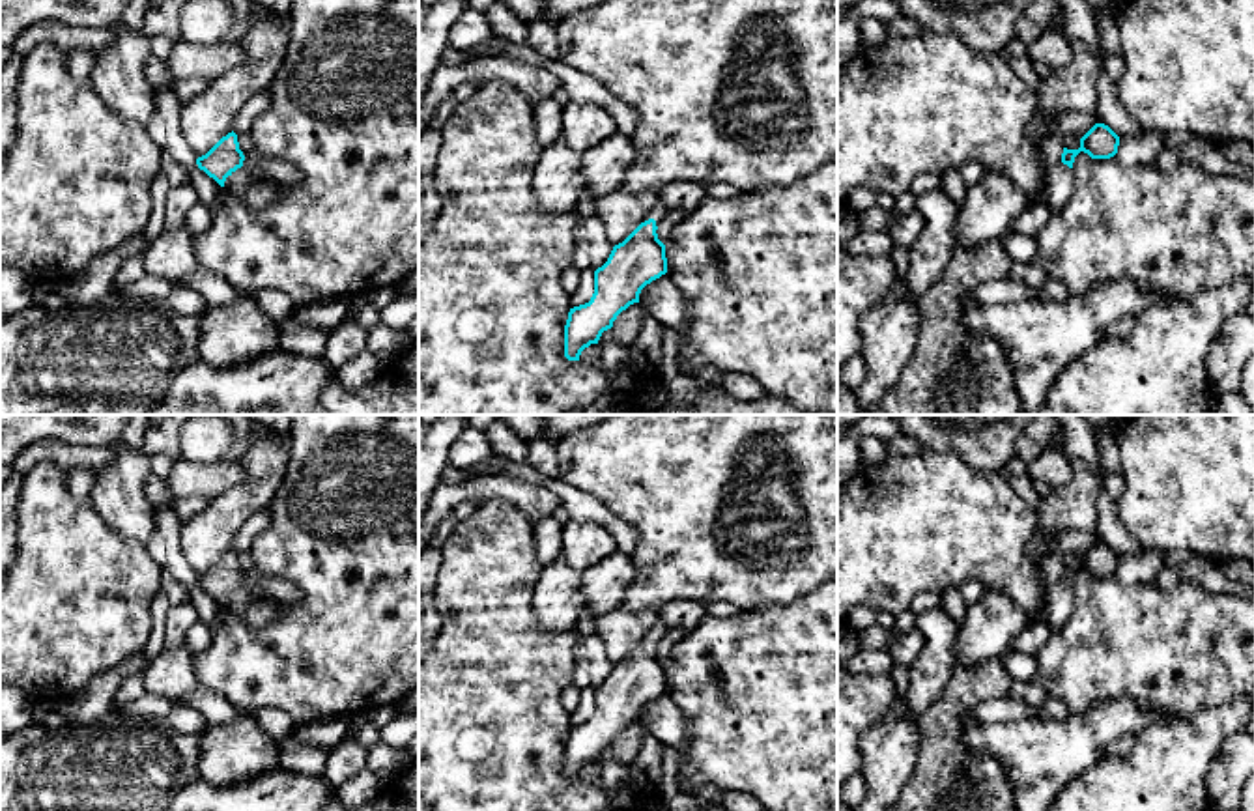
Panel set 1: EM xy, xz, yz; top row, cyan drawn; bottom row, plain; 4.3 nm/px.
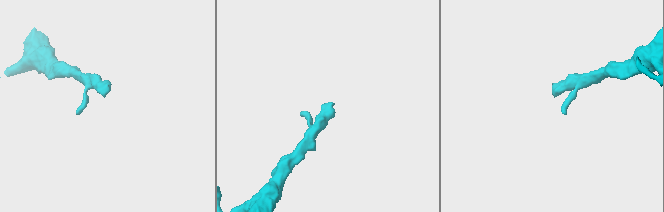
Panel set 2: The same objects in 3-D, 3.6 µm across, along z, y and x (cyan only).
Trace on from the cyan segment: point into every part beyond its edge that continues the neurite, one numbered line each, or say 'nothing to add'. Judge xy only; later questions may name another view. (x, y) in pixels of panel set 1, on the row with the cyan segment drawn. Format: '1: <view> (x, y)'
1: xy (256, 191)

